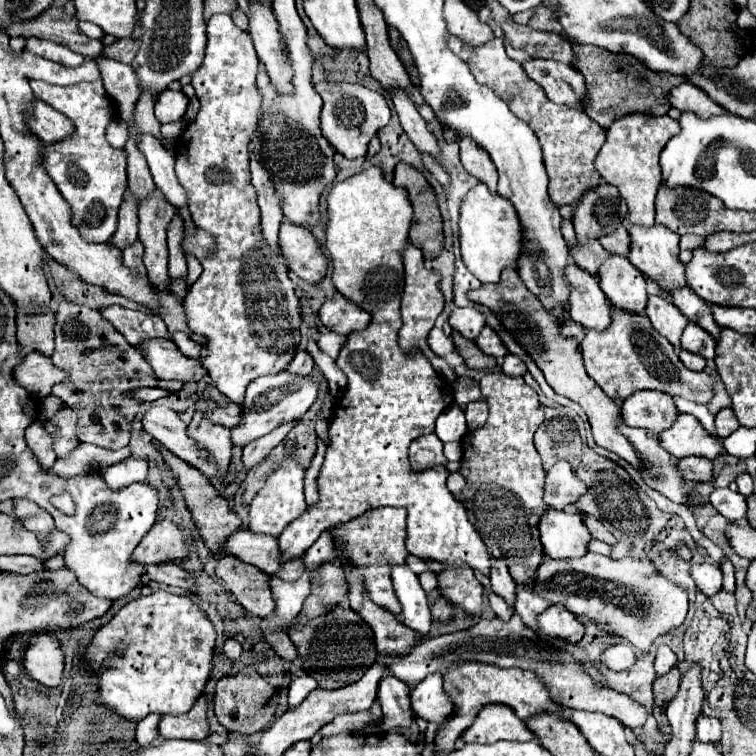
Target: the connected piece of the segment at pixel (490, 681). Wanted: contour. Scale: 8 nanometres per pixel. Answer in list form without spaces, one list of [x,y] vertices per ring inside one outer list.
[[[455,662],[451,664],[451,668],[447,668],[445,672],[441,672],[443,676],[443,690],[447,692],[447,696],[453,702],[453,714],[437,728],[435,732],[435,752],[443,752],[447,748],[453,748],[455,740],[461,736],[461,732],[473,722],[475,714],[491,702],[497,704],[507,704],[515,710],[515,714],[523,720],[527,720],[529,716],[533,716],[535,712],[541,710],[549,710],[549,712],[561,712],[561,706],[555,704],[549,696],[549,690],[543,682],[537,680],[537,676],[533,672],[527,670],[519,670],[519,668],[499,668],[499,666],[491,666],[491,664],[483,664],[483,662]]]

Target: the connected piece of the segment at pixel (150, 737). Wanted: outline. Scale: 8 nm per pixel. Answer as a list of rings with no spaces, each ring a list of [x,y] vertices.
[[[153,713],[138,722],[136,740],[139,744],[146,746],[158,736],[158,724],[161,717],[160,714]]]

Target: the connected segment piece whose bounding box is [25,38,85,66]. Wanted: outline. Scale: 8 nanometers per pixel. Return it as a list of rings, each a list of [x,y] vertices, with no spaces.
[[[27,38],[25,48],[37,56],[43,56],[47,60],[59,62],[63,66],[79,66],[85,62],[81,54],[75,54],[65,44],[55,44],[51,40],[39,40],[39,38]]]

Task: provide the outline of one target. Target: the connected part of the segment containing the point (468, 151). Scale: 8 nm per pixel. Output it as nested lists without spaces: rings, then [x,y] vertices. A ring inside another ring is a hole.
[[[461,138],[459,142],[461,146],[461,164],[463,168],[473,174],[475,178],[479,178],[483,184],[487,184],[487,188],[491,192],[497,190],[497,172],[493,162],[489,160],[489,154],[483,152],[483,148],[477,148],[477,144],[473,144],[471,138]]]

